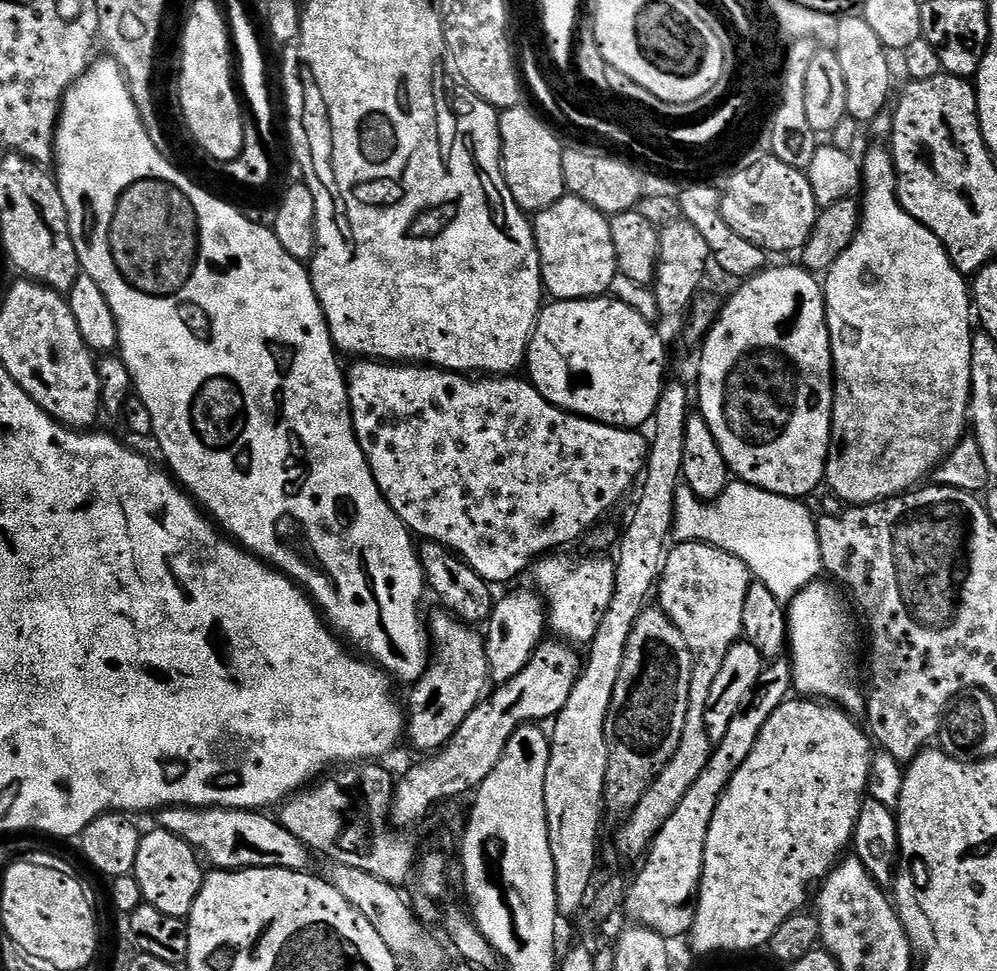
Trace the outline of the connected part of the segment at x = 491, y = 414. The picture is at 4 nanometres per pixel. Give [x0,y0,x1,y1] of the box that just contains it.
[346,358,648,586]

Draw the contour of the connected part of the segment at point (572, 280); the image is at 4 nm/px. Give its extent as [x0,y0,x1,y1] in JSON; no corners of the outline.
[534,194,618,300]

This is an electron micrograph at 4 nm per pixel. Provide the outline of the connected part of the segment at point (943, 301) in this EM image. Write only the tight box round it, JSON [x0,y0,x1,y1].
[822,147,974,506]

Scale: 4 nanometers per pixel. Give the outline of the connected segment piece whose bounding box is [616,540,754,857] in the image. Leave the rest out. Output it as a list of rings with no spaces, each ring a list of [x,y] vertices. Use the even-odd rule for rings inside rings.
[[[686,542],[685,544],[677,543],[676,548],[669,547],[664,557],[664,566],[660,569],[660,579],[658,581],[658,596],[660,600],[658,607],[664,611],[674,622],[686,638],[686,646],[692,655],[692,681],[690,682],[690,698],[688,699],[688,709],[686,710],[686,726],[682,730],[682,742],[678,742],[678,750],[674,750],[674,758],[666,762],[664,769],[658,774],[658,778],[646,790],[642,802],[629,812],[624,824],[616,832],[616,848],[624,856],[640,856],[652,847],[652,839],[662,830],[666,818],[674,814],[678,802],[686,798],[686,790],[698,782],[698,774],[706,770],[706,762],[710,762],[714,741],[706,734],[706,701],[710,698],[710,686],[714,686],[714,677],[718,675],[718,670],[722,670],[722,658],[734,646],[742,636],[742,609],[746,606],[746,590],[754,583],[754,577],[746,562],[742,558],[734,558],[734,554],[726,554],[726,550],[718,550],[709,544],[699,544]]]

